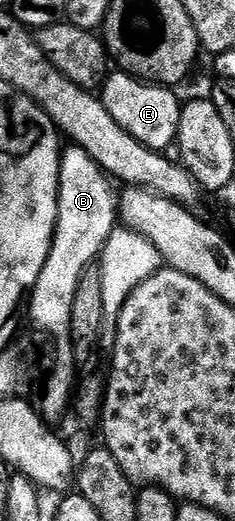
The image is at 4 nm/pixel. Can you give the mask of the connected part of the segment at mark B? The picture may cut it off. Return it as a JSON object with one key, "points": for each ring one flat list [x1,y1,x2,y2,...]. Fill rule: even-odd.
{"points":[[64,147,59,161,59,205,57,206,57,222,55,237,51,240,49,258,37,278,35,287,29,293,31,300,31,320,39,328,55,335,55,344,61,351,70,353,71,343,71,311,73,310,73,294,77,290,77,282,84,272,96,263,102,253,107,239,117,228,117,192,111,189,112,177,105,171,104,165,91,157,86,147]]}

